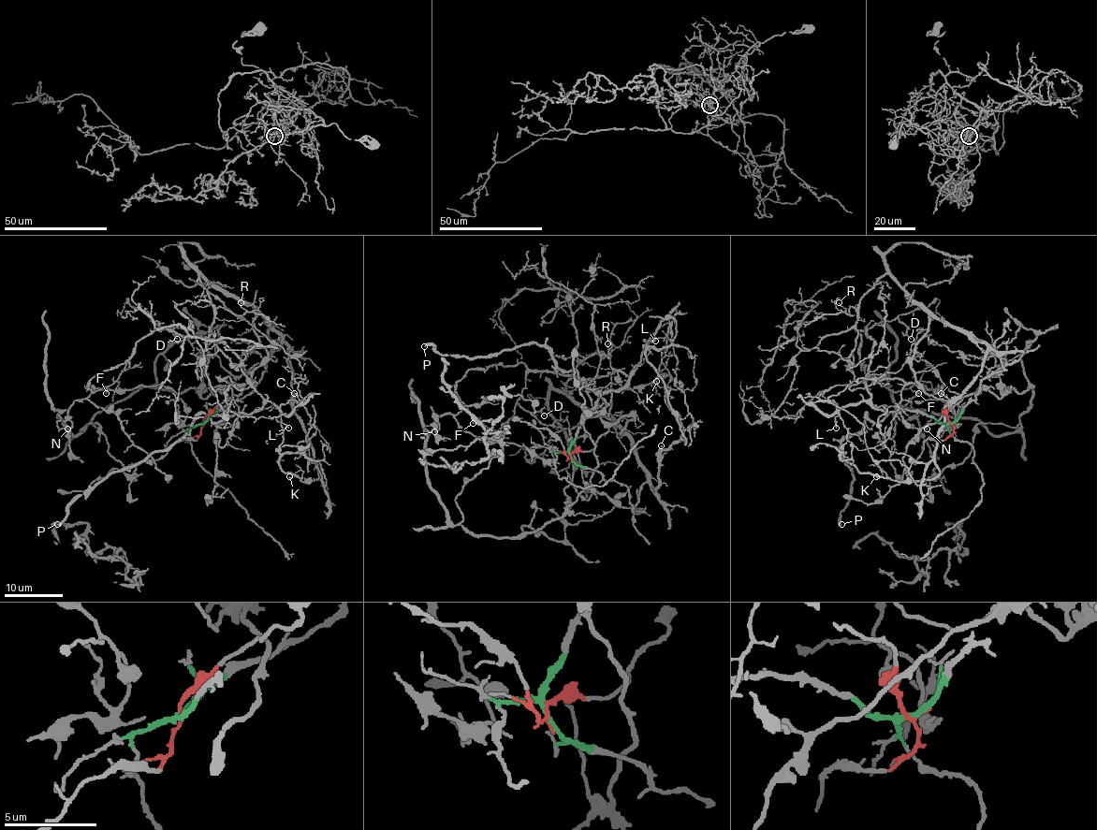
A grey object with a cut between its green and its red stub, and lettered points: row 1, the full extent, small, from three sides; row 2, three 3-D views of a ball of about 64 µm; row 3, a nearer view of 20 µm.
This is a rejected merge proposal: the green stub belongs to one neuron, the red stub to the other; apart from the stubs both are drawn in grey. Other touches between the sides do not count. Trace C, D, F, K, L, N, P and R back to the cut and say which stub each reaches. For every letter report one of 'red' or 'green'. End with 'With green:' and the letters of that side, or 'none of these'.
C: red
D: green
F: green
K: red
L: green
N: red
P: green
R: red
With green: D, F, L, P

